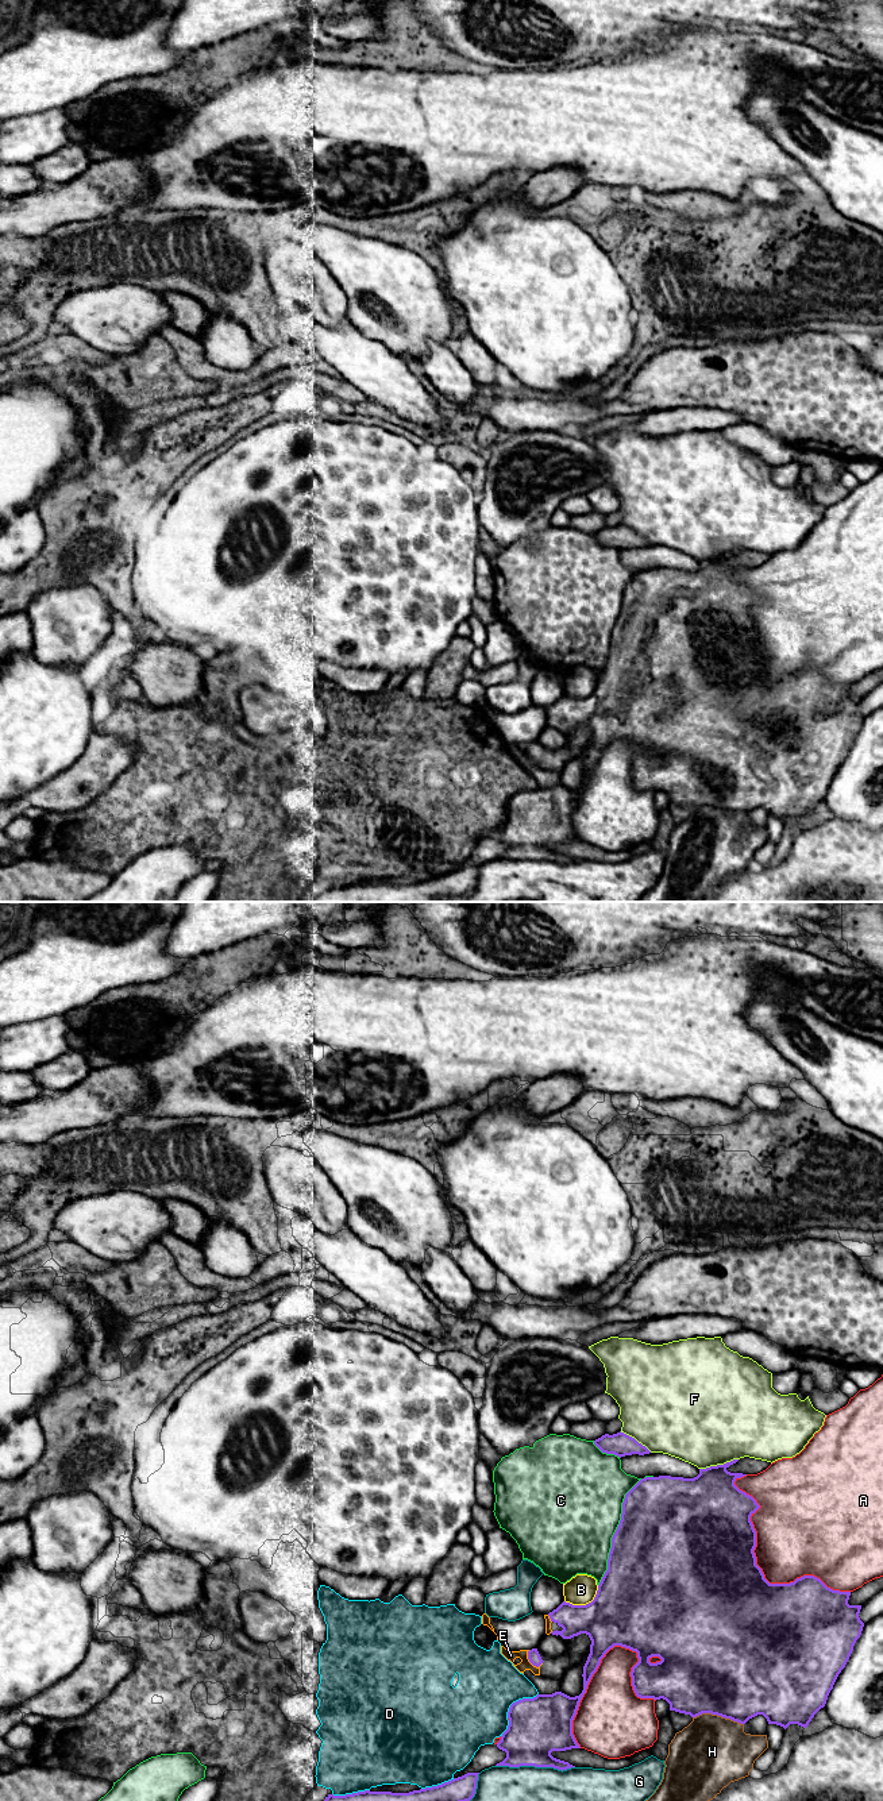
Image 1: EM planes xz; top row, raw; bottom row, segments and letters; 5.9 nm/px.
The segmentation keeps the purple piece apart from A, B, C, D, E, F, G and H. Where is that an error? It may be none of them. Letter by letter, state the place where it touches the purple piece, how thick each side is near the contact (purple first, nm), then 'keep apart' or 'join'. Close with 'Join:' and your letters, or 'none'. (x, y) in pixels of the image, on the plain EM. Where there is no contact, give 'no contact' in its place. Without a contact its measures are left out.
A: contact xz (759, 660); calibres 500 and 440 nm; keep apart
B: contact xz (586, 697); calibres 420 and 180 nm; keep apart
C: contact xz (614, 625); calibres 500 and 500 nm; keep apart
D: contact xz (519, 793); calibres 340 and 360 nm; keep apart
E: contact xz (528, 751); calibres 70 and 70 nm; join
F: contact xz (718, 558); calibres 380 and 500 nm; keep apart
G: contact xz (535, 859); calibres 340 and 500 nm; keep apart
H: contact xz (718, 808); calibres 500 and 420 nm; keep apart
Join: E

